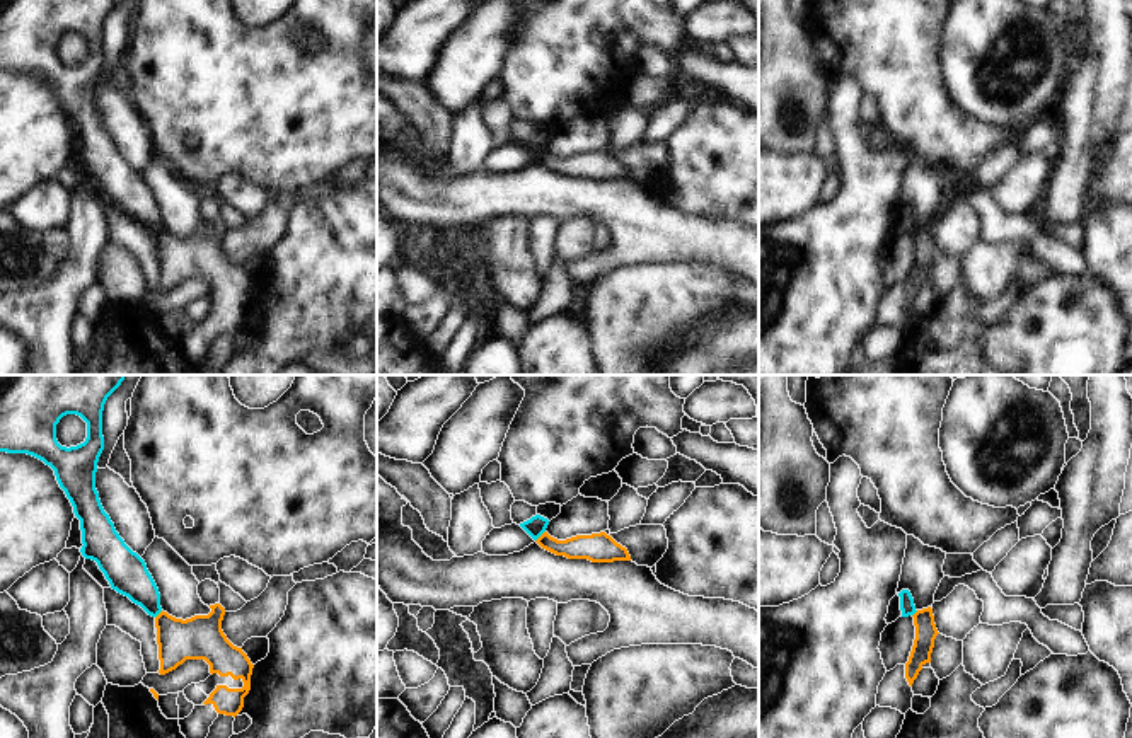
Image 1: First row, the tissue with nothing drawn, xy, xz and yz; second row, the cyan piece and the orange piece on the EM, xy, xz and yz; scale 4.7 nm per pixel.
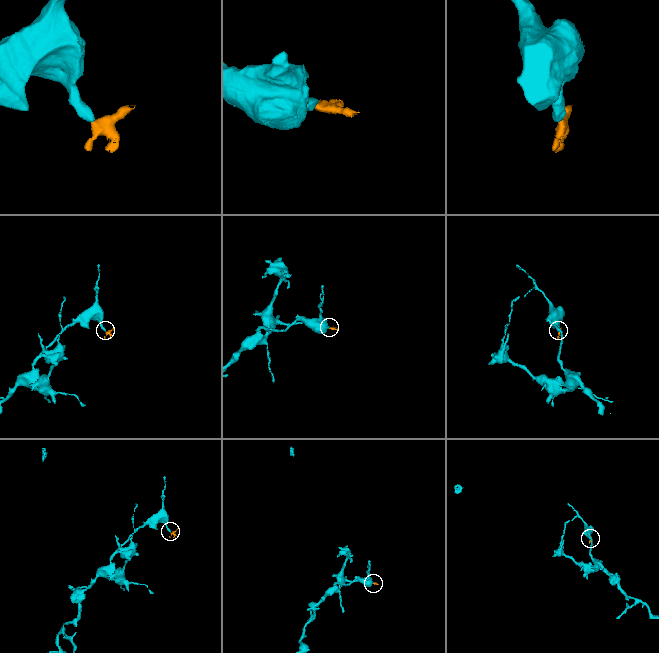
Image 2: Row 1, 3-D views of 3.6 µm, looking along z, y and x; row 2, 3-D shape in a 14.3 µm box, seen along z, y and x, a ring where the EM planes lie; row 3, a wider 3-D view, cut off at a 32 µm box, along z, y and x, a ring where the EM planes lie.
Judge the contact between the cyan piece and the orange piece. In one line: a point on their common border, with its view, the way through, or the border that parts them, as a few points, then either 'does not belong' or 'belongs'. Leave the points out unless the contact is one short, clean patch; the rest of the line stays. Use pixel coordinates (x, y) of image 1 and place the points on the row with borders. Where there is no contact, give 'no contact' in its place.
xz (541, 534) | along xz (544, 530), (536, 541) | does not belong

